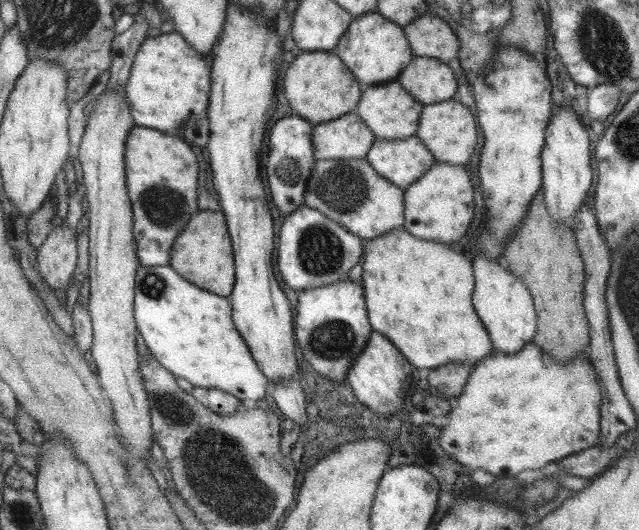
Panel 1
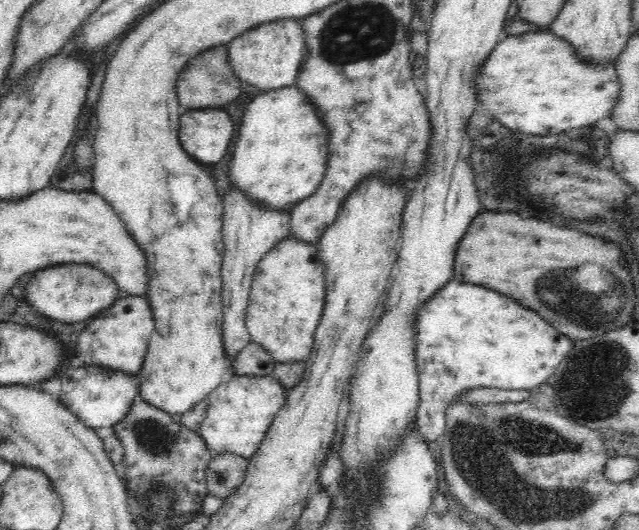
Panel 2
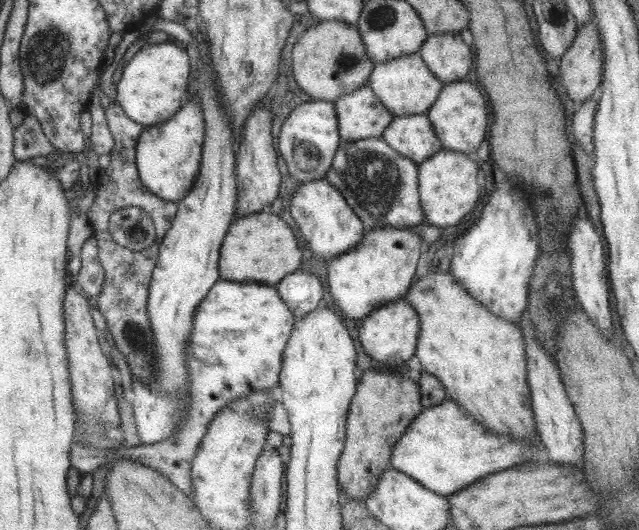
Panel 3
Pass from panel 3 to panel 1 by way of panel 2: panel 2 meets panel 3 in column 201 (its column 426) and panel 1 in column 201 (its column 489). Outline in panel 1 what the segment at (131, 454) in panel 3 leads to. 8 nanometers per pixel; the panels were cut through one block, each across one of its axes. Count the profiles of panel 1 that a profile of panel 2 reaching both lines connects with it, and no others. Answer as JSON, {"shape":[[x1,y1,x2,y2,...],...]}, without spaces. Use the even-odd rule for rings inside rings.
{"shape":[[139,265,133,287,135,328,149,354,174,377,187,380,193,387,219,388,250,404,270,391,270,382,253,362,231,321,231,305,227,298,187,282,169,265]]}

